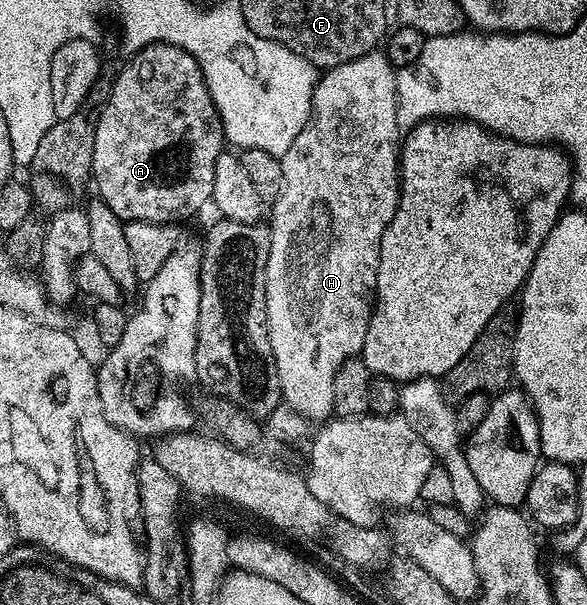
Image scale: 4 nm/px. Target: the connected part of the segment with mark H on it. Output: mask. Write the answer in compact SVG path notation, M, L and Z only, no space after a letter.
M375 50L364 54L360 58L356 58L352 62L344 62L335 68L325 69L319 75L318 85L314 87L314 111L310 121L304 126L304 130L300 130L300 134L296 134L296 138L292 142L292 146L288 146L288 150L280 157L282 169L284 170L284 186L282 193L278 199L273 201L272 208L274 213L271 214L270 220L268 216L268 227L270 230L270 253L268 254L268 266L266 267L266 313L268 314L268 330L270 331L270 341L272 342L272 354L276 362L276 370L278 371L278 385L282 391L282 400L285 407L290 408L293 412L298 413L303 420L307 422L325 422L331 419L334 412L333 402L333 382L337 376L337 372L341 370L347 360L353 360L359 355L364 346L364 334L368 334L368 326L370 325L370 316L374 312L374 302L378 291L378 263L380 262L380 238L384 238L384 230L388 226L388 222L392 222L392 218L396 214L396 206L398 205L398 197L400 195L400 125L398 122L398 77L396 69L390 64L385 51Z

